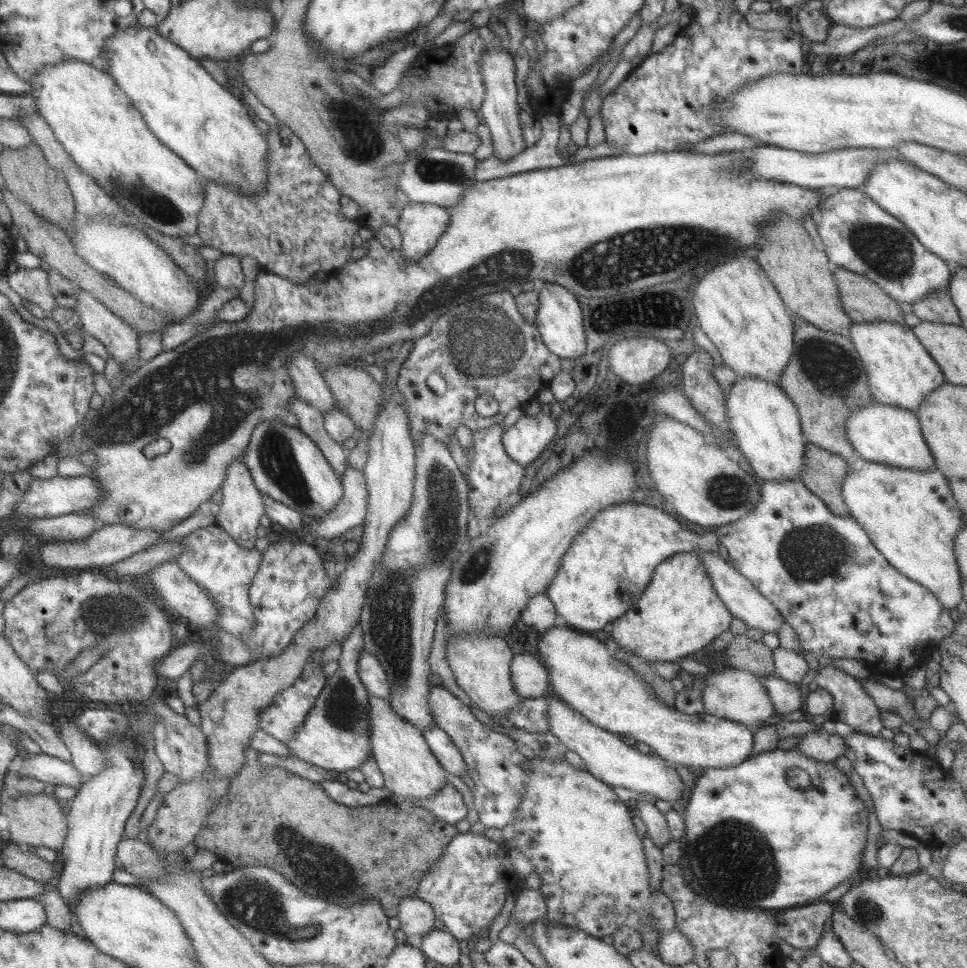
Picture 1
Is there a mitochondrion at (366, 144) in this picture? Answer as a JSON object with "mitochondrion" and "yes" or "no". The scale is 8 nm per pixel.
{"mitochondrion":"yes"}

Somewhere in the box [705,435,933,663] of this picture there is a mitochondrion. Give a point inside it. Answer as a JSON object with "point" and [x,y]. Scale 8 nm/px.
{"point":[810,554]}

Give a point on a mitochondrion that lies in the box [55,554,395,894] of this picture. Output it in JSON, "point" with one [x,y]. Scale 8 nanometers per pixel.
{"point":[105,615]}

